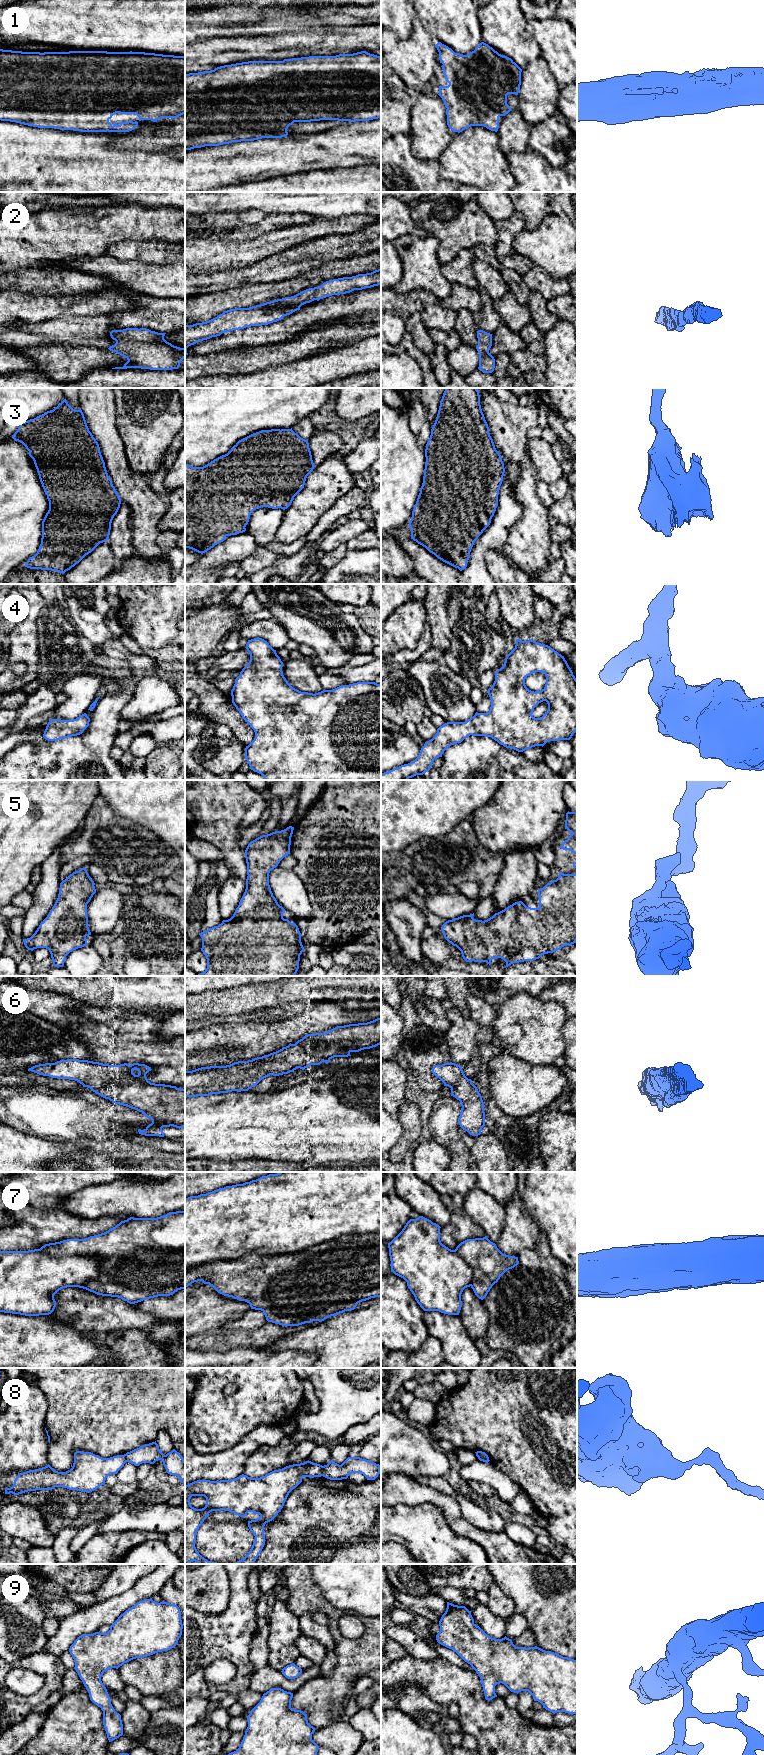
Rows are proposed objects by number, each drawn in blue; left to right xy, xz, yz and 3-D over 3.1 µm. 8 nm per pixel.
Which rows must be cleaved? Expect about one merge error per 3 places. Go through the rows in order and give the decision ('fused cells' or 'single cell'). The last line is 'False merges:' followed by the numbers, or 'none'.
1: single cell
2: single cell
3: single cell
4: single cell
5: single cell
6: single cell
7: fused cells
8: fused cells
9: single cell
False merges: 7, 8

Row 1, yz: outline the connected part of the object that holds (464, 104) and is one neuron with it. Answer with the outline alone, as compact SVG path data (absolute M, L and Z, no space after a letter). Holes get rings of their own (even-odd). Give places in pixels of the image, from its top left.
M438 42L440 63L448 86L439 86L439 96L444 101L447 125L453 132L462 132L471 126L484 126L498 131L499 117L512 109L507 104L507 95L518 95L522 69L509 57L503 56L488 44L481 42L467 55L455 53L451 48Z

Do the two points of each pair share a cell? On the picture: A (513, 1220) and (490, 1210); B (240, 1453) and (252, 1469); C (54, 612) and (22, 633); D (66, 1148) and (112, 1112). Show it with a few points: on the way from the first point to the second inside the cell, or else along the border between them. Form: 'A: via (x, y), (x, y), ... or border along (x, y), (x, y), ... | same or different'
A: border along (505, 1206), (505, 1225), (498, 1239) | different
B: border along (263, 1445), (259, 1446), (247, 1458), (243, 1473) | different
C: border along (43, 600), (44, 606), (38, 614), (36, 624) | different
D: border along (49, 1139), (75, 1143), (78, 1146), (80, 1155) | different

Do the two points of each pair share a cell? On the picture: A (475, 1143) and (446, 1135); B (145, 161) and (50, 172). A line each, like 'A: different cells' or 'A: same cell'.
A: different cells
B: same cell

